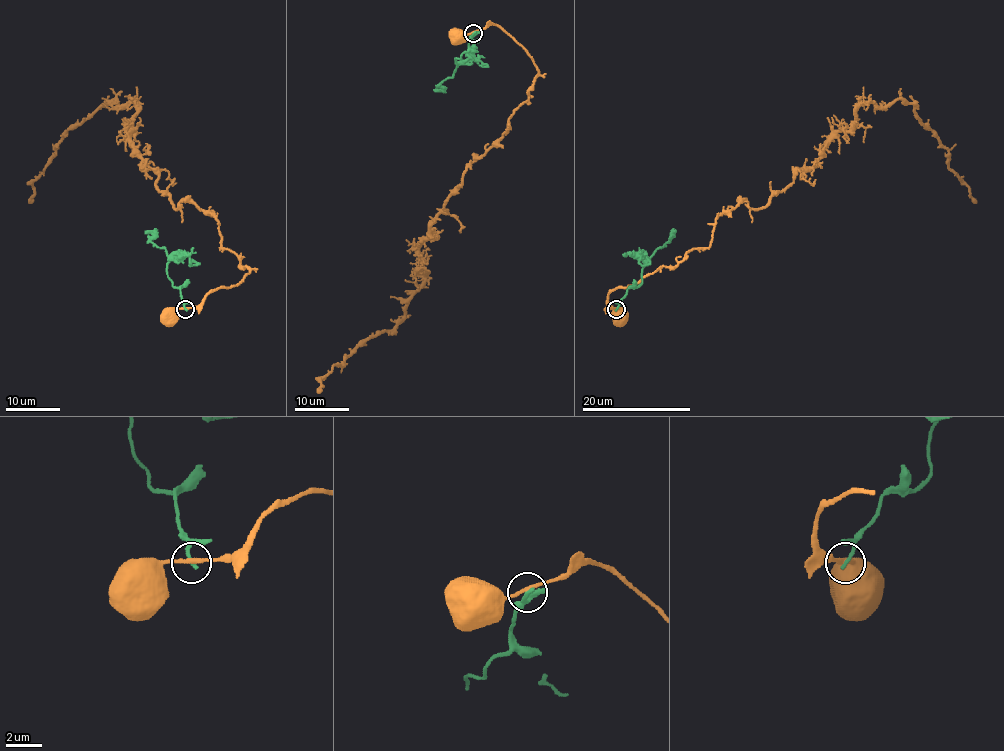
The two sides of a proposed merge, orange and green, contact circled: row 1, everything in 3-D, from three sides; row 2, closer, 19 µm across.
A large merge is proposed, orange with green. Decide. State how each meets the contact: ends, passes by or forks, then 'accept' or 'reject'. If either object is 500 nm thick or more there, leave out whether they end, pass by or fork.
orange passes by | green ends | reject

